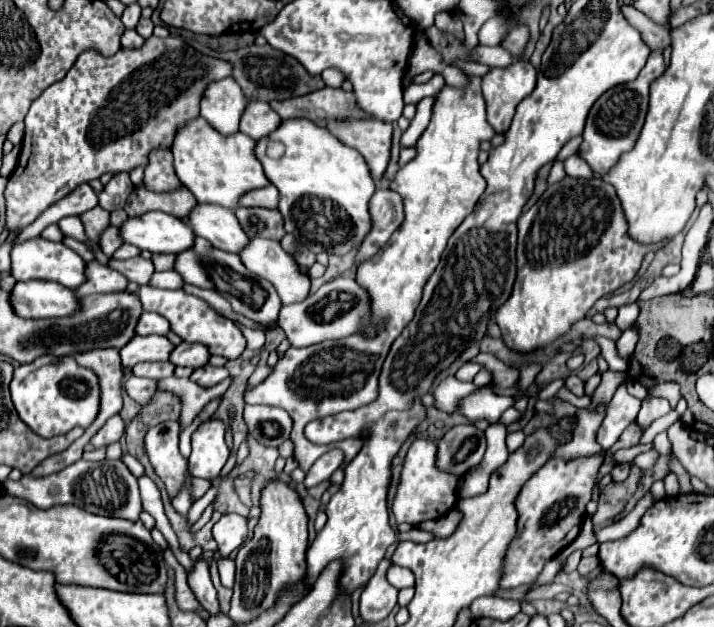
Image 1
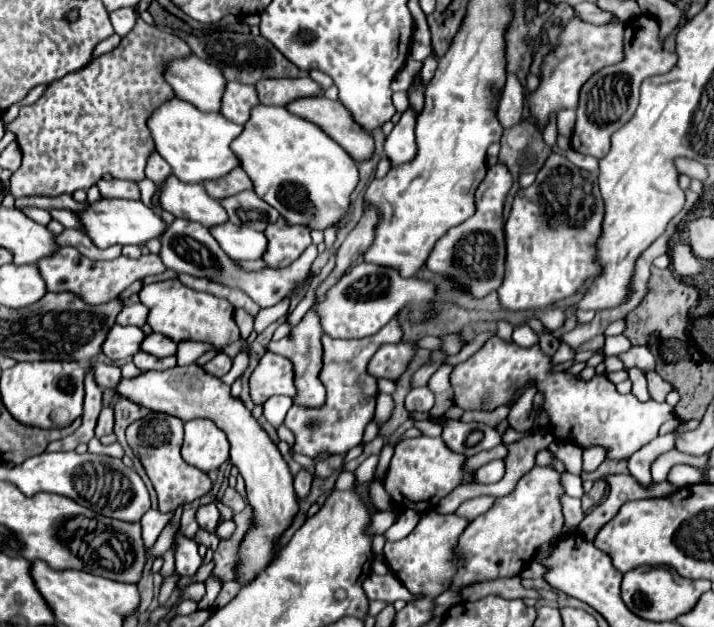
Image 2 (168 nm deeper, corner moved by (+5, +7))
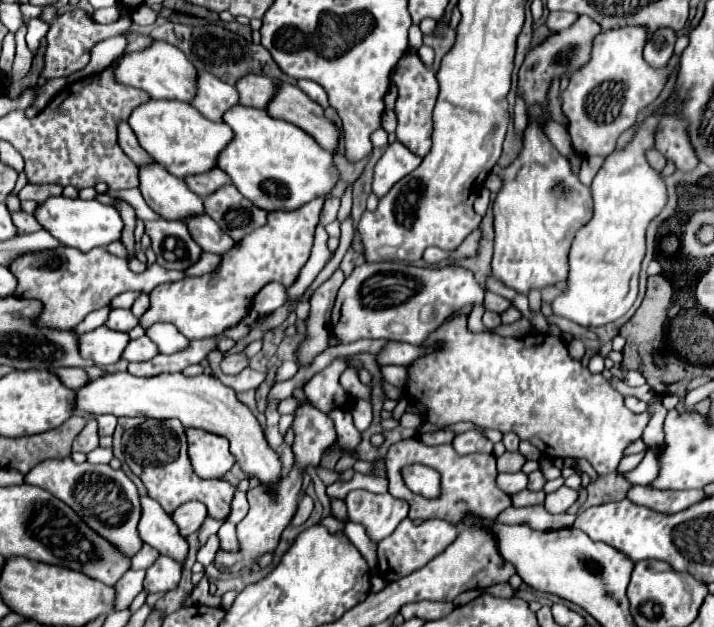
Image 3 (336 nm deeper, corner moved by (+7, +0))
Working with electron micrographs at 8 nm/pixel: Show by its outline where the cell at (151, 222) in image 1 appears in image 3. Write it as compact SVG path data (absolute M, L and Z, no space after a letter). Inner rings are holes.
M49 197L43 203L37 203L35 219L41 223L45 231L49 231L59 243L67 247L75 247L83 253L91 251L93 247L107 247L111 241L121 239L123 221L115 207L101 205L99 201L83 201L83 199L69 199L69 197Z

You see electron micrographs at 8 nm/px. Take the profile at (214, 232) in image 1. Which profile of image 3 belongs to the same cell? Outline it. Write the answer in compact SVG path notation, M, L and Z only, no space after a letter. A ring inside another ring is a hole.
M147 163L139 167L139 191L145 203L163 219L181 219L203 213L203 201L193 195L175 175L169 175L161 163Z

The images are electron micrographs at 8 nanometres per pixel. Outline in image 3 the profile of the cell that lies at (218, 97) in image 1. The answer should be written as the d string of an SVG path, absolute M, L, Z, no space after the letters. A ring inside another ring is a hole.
M153 41L145 51L121 53L113 61L113 77L121 81L121 85L129 85L141 91L147 91L151 99L177 99L191 101L195 95L195 69L189 59L173 45L165 41Z

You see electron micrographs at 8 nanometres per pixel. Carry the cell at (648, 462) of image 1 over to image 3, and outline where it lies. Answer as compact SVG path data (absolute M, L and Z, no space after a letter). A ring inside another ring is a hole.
M506 451L496 459L496 467L499 473L514 473L520 471L526 459L519 452Z

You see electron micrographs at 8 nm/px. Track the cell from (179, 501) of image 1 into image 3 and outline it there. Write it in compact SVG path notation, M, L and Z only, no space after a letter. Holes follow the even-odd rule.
M143 545L143 549L131 559L131 569L149 569L157 559L159 559L159 551L149 545Z

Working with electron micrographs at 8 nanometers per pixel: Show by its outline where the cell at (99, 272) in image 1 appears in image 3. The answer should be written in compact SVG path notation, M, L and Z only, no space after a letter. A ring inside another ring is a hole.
M55 247L53 251L29 251L29 255L15 259L9 269L17 275L17 295L21 299L37 299L43 303L41 315L33 321L37 327L49 329L71 329L83 321L83 317L95 309L109 305L113 297L123 291L145 291L149 293L161 283L181 281L183 271L169 271L161 265L149 265L145 273L137 275L129 269L127 259L111 255L103 247L95 247L89 253L75 251L71 247Z

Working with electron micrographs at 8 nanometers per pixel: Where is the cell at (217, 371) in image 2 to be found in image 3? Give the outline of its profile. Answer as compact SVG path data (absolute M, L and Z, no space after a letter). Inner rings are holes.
M231 353L231 355L227 355L227 357L223 359L223 363L221 363L221 369L223 369L223 373L227 373L227 375L237 375L237 373L241 373L245 367L249 367L249 357L247 357L245 353Z

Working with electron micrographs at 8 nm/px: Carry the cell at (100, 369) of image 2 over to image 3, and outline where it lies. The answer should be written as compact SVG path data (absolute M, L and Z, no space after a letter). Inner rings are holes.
M59 367L57 371L53 371L53 369L49 369L51 373L55 373L59 379L61 379L61 383L65 383L65 387L69 387L69 389L77 389L77 387L83 387L87 381L89 381L89 377L85 375L85 371L83 369L75 369L75 367Z

